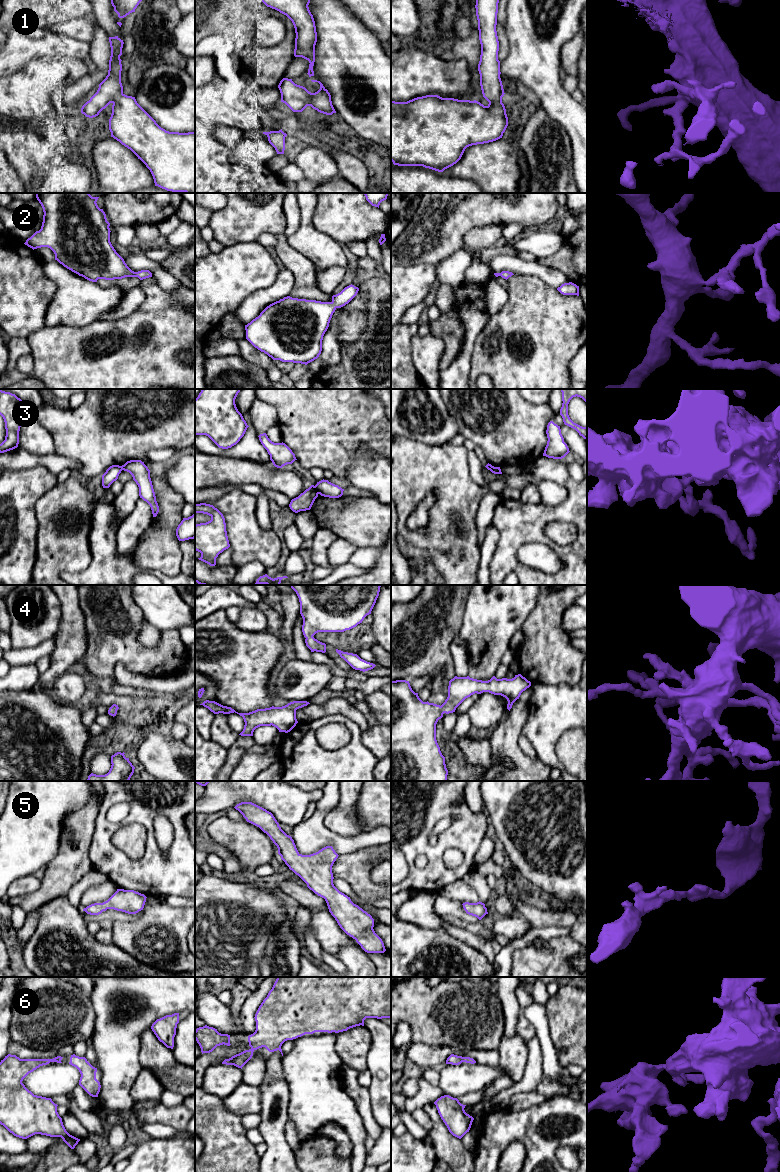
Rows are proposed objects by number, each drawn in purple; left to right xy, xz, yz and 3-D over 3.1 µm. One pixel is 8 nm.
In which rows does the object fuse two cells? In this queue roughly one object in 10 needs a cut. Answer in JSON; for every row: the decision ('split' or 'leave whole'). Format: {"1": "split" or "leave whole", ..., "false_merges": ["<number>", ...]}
{"1": "leave whole", "2": "leave whole", "3": "split", "4": "leave whole", "5": "leave whole", "6": "leave whole", "false_merges": ["3"]}

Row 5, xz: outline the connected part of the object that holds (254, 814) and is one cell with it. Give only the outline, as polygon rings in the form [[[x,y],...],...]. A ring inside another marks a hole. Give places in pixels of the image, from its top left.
[[[241,802],[234,808],[247,822],[259,827],[270,837],[289,869],[298,875],[310,890],[325,899],[329,912],[340,928],[355,939],[365,952],[386,951],[382,939],[373,929],[372,916],[334,886],[332,866],[339,855],[332,846],[326,846],[310,855],[302,855],[292,837],[281,829],[271,812],[252,802]]]

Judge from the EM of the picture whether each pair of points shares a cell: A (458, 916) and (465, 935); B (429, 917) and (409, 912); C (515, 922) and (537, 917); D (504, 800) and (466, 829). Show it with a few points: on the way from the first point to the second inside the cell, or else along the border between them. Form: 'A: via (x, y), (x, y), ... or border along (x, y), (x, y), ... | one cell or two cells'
A: border along (447, 919), (461, 923) | two cells
B: via (424, 916), (420, 912), (414, 912) | one cell
C: border along (518, 912), (531, 927) | two cells
D: border along (483, 810), (489, 820) | two cells

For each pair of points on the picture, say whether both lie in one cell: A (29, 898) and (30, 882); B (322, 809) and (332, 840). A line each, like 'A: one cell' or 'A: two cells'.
A: two cells
B: one cell

